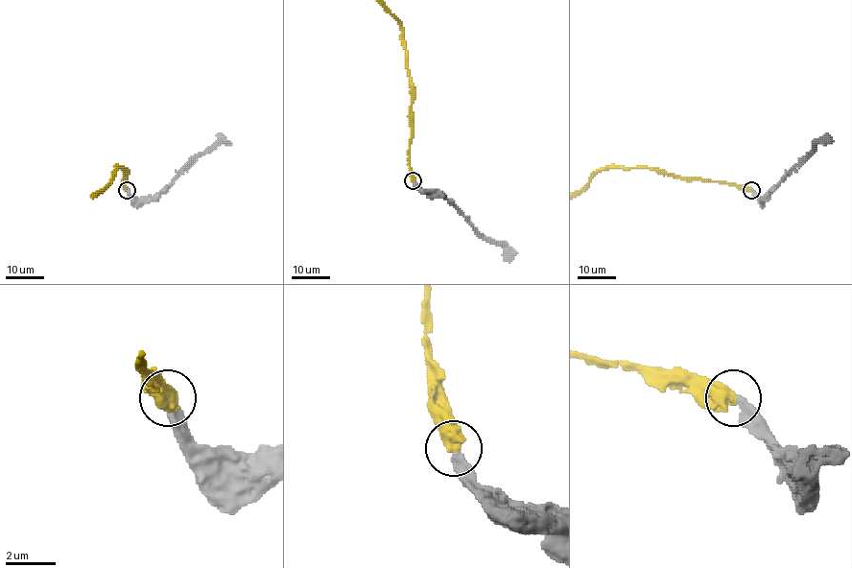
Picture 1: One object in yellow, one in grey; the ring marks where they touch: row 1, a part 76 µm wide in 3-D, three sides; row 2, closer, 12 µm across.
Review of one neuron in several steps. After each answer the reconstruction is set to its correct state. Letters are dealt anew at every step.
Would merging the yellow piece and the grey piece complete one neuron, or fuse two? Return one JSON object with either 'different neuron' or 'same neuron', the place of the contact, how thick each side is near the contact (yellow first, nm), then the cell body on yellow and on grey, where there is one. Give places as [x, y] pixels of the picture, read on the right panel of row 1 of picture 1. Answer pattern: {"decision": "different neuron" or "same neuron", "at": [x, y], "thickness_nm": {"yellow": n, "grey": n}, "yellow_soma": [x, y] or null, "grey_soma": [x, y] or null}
{"decision": "same neuron", "at": [751, 190], "thickness_nm": {"yellow": 650, "grey": 400}, "yellow_soma": null, "grey_soma": null}

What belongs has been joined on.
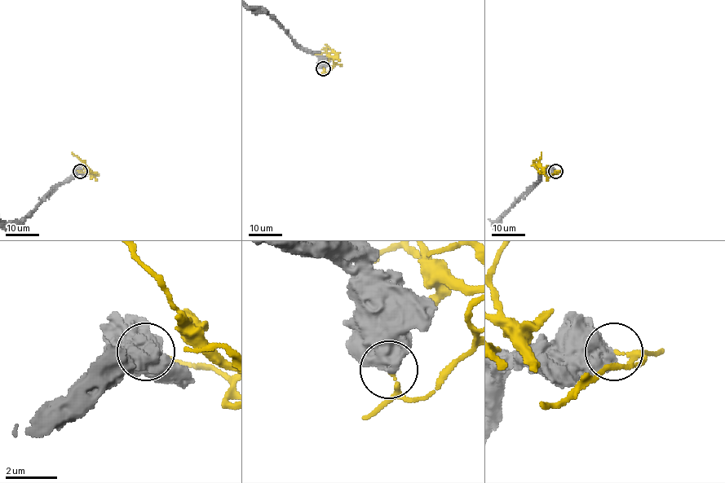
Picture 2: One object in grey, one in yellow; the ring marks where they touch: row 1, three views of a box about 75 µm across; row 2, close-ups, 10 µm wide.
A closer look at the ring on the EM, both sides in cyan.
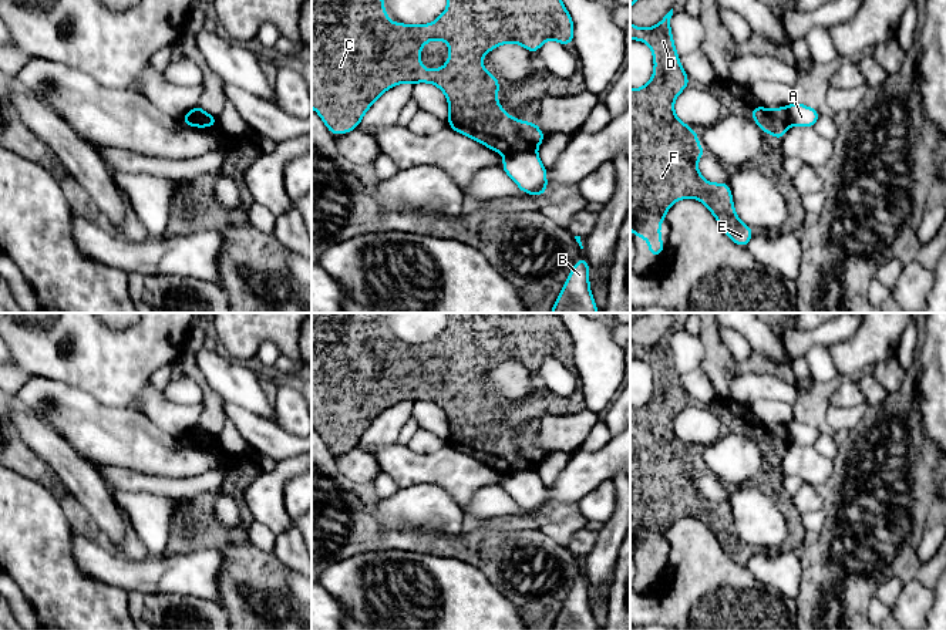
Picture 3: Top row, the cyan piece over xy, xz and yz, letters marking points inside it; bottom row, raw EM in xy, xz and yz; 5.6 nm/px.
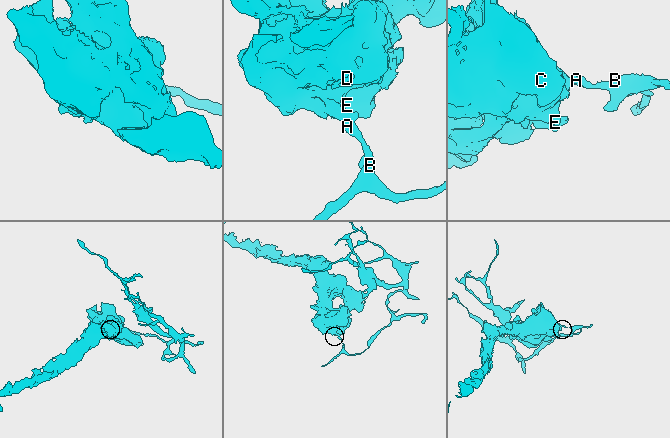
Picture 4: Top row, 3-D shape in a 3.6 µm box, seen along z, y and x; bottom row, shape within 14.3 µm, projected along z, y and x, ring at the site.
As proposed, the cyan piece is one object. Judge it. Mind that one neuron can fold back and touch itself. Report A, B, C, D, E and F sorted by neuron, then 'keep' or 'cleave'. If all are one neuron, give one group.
groups A B / C D E F; cleave

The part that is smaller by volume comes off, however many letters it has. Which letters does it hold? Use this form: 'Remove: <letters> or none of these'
Remove: A, B

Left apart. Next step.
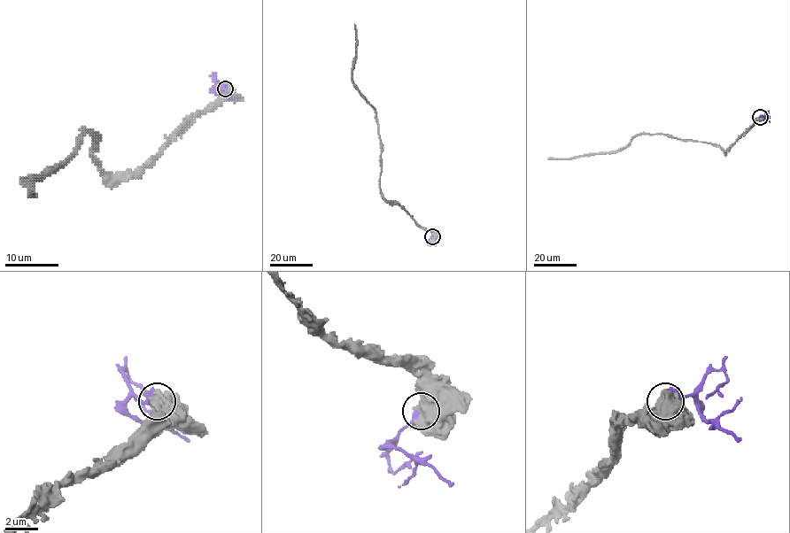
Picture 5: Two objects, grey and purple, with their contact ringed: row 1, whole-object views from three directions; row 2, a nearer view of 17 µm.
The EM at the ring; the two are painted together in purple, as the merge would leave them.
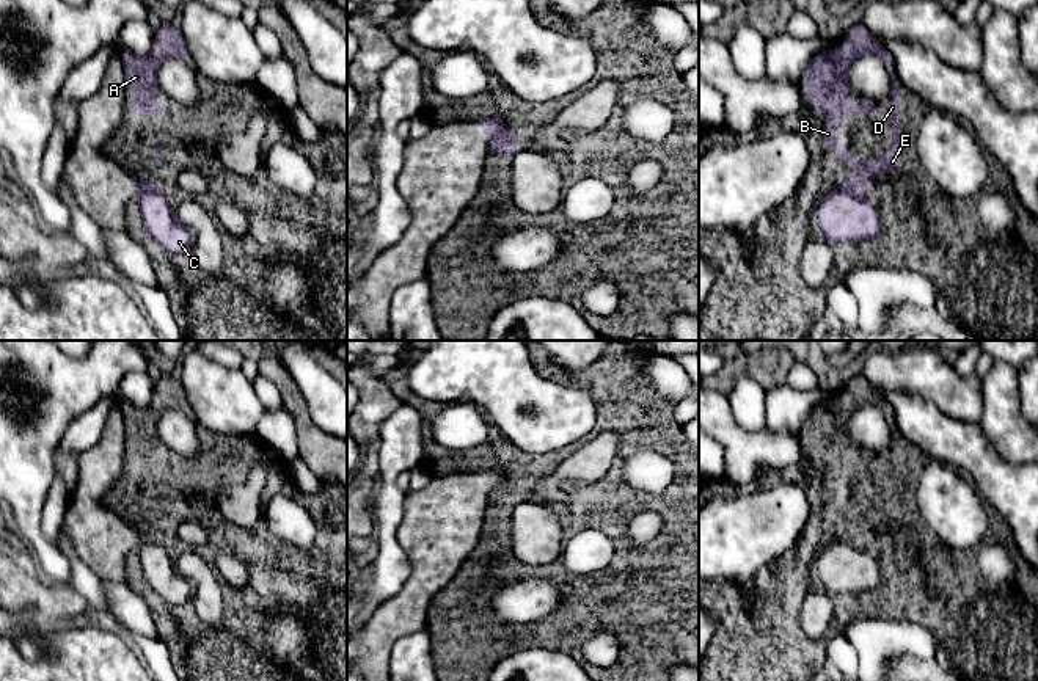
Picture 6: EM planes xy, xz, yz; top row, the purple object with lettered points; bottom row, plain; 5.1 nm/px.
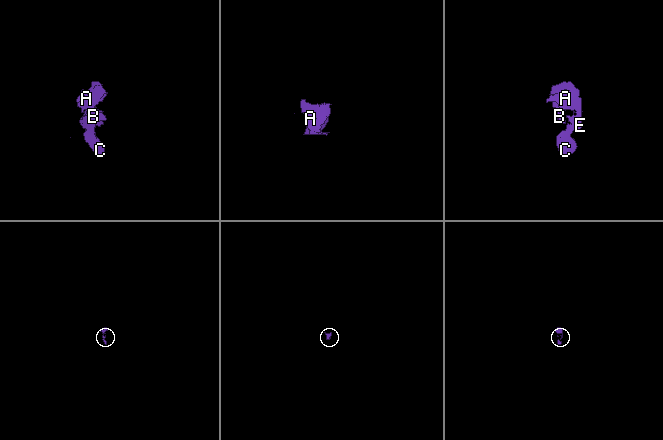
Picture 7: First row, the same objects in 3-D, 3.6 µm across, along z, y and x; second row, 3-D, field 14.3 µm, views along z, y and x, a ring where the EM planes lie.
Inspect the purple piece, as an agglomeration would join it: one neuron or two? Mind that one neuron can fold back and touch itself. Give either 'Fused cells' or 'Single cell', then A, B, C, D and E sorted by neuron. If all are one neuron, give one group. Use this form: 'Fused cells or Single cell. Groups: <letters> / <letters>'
Fused cells. Groups: A B D E / C

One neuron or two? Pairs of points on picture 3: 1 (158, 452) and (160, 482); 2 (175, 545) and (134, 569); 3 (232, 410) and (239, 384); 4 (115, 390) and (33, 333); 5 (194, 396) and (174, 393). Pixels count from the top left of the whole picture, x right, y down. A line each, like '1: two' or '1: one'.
1: two
2: two
3: two
4: one
5: one

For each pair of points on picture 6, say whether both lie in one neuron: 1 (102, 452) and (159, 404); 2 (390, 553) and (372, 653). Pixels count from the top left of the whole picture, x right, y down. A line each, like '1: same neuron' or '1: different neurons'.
1: different neurons
2: different neurons

